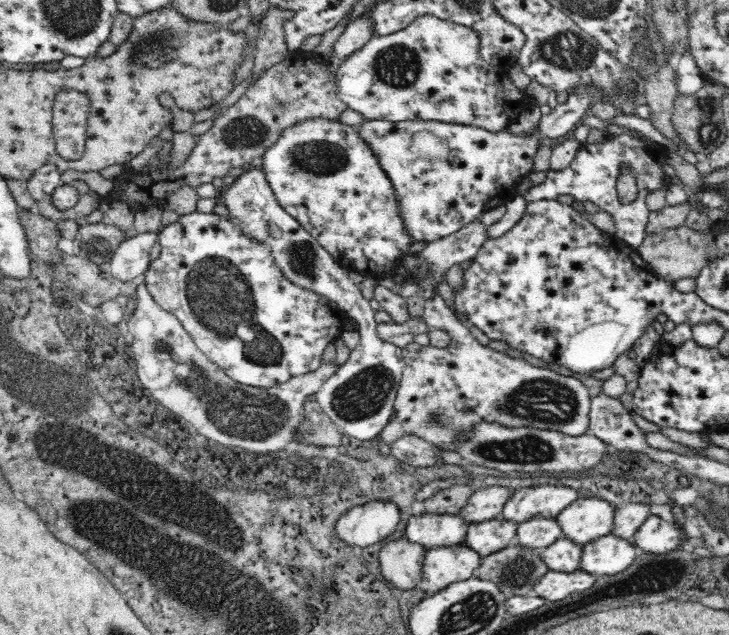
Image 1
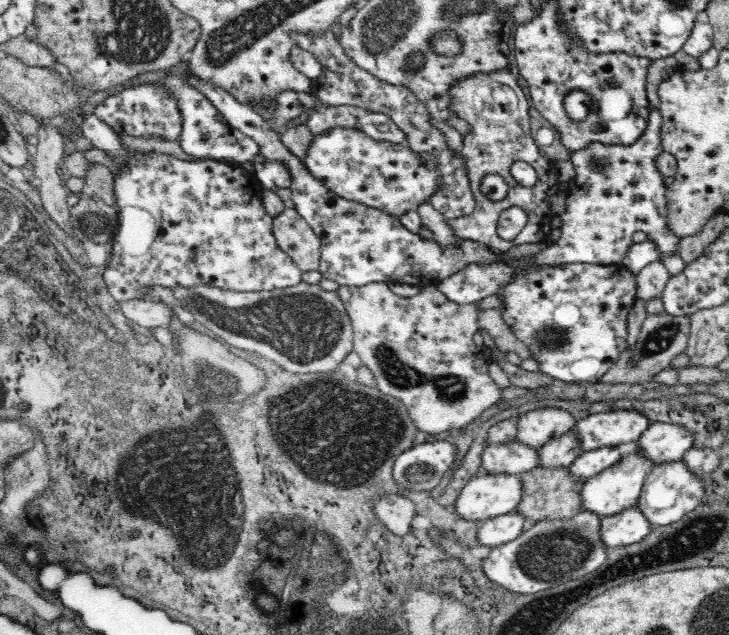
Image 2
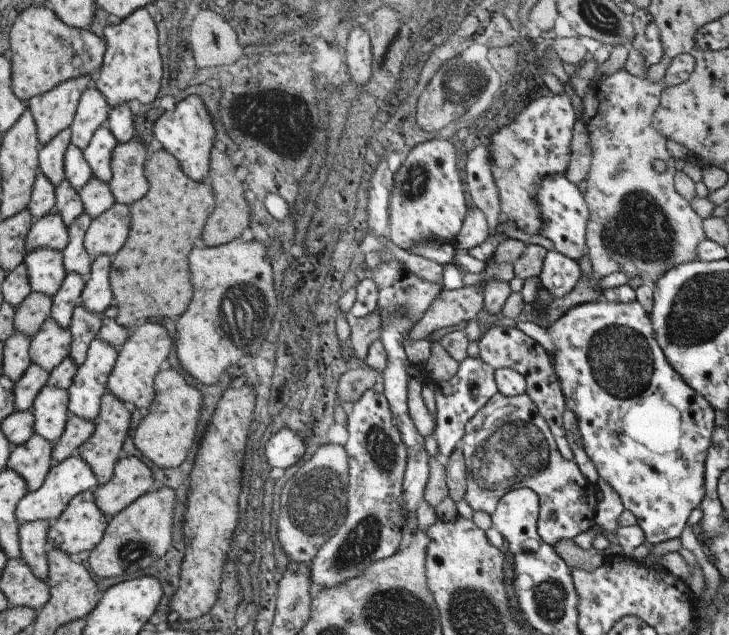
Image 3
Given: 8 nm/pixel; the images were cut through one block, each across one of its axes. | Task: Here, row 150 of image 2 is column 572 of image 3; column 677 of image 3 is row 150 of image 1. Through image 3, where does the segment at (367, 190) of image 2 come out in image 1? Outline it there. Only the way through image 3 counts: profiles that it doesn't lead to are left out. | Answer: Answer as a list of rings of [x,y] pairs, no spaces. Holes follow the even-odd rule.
[[[596,91],[574,92],[570,94],[567,103],[556,105],[551,114],[541,118],[539,135],[536,138],[514,137],[508,130],[492,134],[475,126],[462,126],[460,124],[444,124],[436,121],[408,120],[406,122],[390,122],[381,120],[367,120],[362,126],[356,126],[360,135],[366,139],[374,153],[378,155],[382,167],[394,184],[398,199],[402,203],[402,215],[406,219],[406,227],[416,241],[427,240],[432,242],[437,238],[451,235],[462,227],[471,223],[491,208],[506,204],[516,195],[516,186],[522,177],[528,176],[532,171],[532,160],[538,148],[544,142],[564,136],[574,124],[580,121],[587,111],[586,107],[599,96]]]

